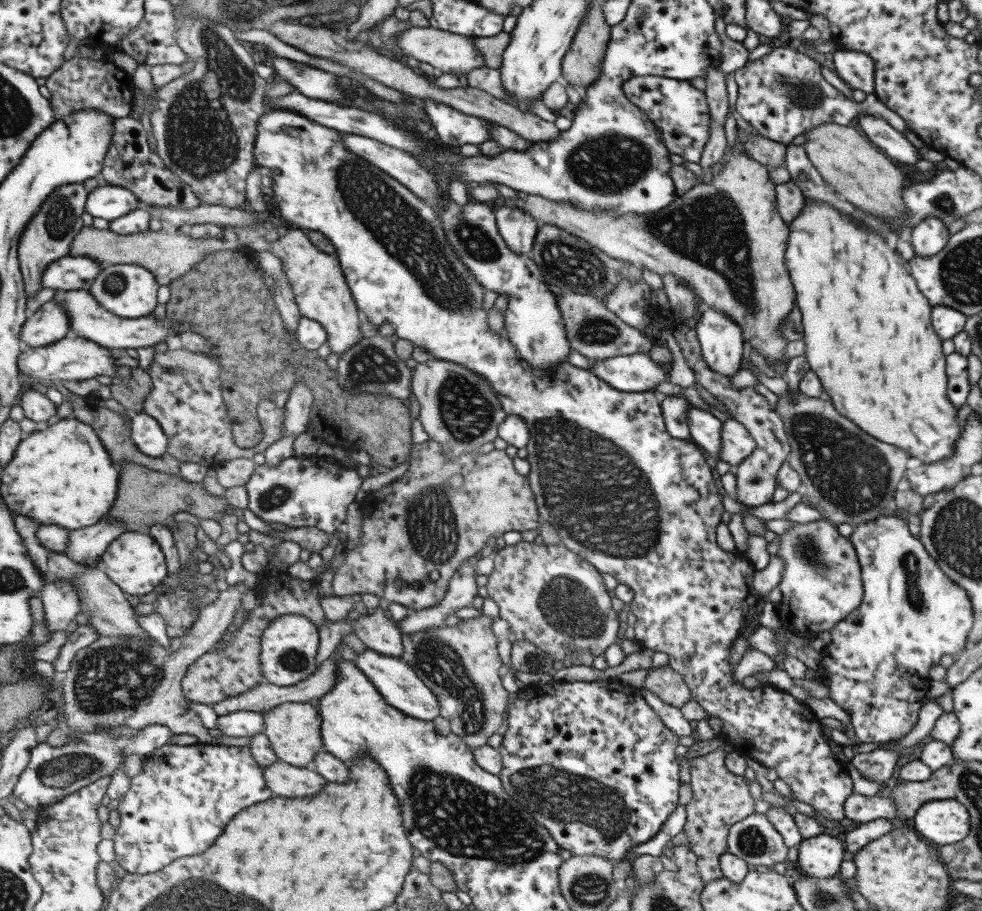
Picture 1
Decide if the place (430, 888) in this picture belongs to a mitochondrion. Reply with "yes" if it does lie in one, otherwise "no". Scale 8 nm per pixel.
no

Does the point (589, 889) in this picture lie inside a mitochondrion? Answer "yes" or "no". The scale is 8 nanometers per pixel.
yes

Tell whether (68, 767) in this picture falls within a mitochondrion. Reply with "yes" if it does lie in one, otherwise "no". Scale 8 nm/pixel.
yes

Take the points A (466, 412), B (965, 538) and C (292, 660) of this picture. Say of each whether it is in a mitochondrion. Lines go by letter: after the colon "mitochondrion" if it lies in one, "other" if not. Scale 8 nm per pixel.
A: mitochondrion
B: mitochondrion
C: mitochondrion

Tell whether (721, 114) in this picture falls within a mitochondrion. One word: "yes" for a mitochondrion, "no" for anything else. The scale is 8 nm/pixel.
no

